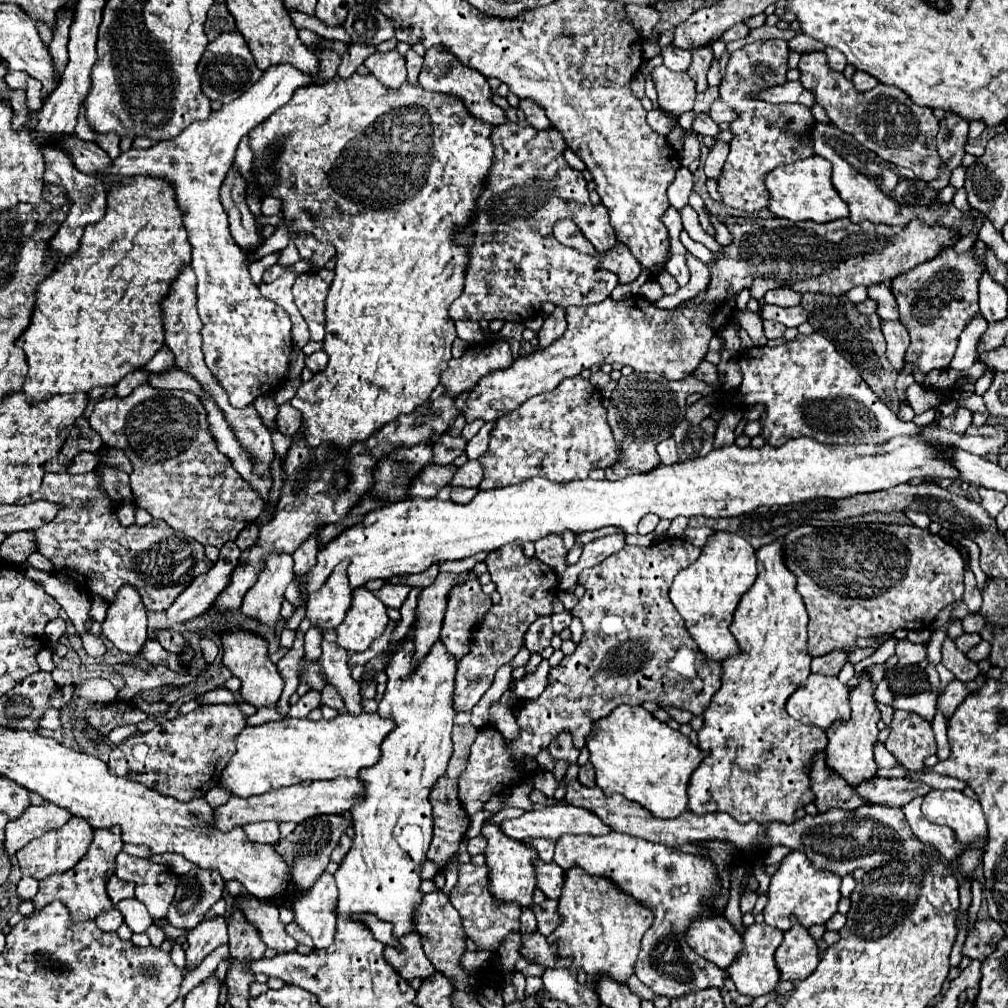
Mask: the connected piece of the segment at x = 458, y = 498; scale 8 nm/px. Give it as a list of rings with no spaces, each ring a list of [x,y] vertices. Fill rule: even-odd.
[[[452,486],[450,488],[450,500],[458,502],[458,504],[466,504],[474,498],[474,494],[478,492],[478,488],[464,488],[464,486]]]

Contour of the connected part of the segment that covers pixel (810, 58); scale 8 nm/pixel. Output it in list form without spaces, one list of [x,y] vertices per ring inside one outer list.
[[[824,52],[802,54],[798,68],[802,72],[802,86],[816,94],[816,102],[824,106],[830,122],[840,130],[846,130],[848,134],[856,134],[862,146],[874,150],[874,154],[878,154],[886,162],[910,168],[922,180],[934,180],[946,168],[934,140],[938,132],[938,118],[930,108],[914,104],[900,88],[886,84],[878,84],[868,92],[856,92],[852,82],[846,80],[844,74],[834,72],[826,66]]]

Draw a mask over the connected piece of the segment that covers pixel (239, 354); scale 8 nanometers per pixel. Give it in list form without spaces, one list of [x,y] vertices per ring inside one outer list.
[[[322,50],[322,52],[316,52],[316,56],[320,58],[320,66],[322,66],[318,78],[310,78],[310,76],[302,74],[300,70],[296,70],[290,64],[270,66],[262,74],[262,78],[254,86],[250,86],[250,90],[246,90],[234,102],[224,104],[220,110],[212,112],[210,118],[190,124],[186,130],[182,130],[182,134],[178,134],[178,138],[162,140],[162,142],[158,142],[158,144],[154,144],[146,150],[132,148],[128,152],[122,152],[112,162],[112,166],[108,170],[108,174],[152,176],[152,178],[162,178],[162,180],[172,184],[172,188],[176,192],[178,208],[182,210],[182,218],[184,218],[182,222],[184,222],[184,228],[188,232],[188,240],[190,240],[190,246],[192,246],[192,270],[196,272],[196,278],[198,278],[198,314],[204,322],[204,328],[202,328],[204,362],[212,370],[212,374],[218,378],[218,382],[226,388],[226,392],[230,396],[230,404],[234,408],[244,408],[246,404],[254,402],[254,398],[258,398],[262,394],[268,394],[268,392],[274,392],[278,386],[282,386],[282,382],[286,380],[286,374],[288,374],[288,362],[290,362],[290,352],[292,352],[292,336],[290,336],[290,318],[288,318],[288,314],[278,304],[264,298],[260,294],[258,286],[252,284],[250,274],[248,274],[246,254],[234,242],[234,238],[230,238],[228,216],[222,210],[218,192],[220,192],[220,186],[222,186],[228,170],[232,168],[234,154],[236,154],[236,148],[238,148],[242,136],[246,136],[254,126],[264,122],[266,116],[270,116],[280,106],[284,106],[292,98],[296,88],[308,86],[308,84],[320,84],[320,82],[326,82],[326,80],[336,76],[336,68],[340,64],[338,54]]]

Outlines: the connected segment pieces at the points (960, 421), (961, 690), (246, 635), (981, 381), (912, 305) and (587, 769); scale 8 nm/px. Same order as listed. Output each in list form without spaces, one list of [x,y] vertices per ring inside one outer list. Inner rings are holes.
[[[958,408],[954,414],[942,418],[938,422],[942,428],[950,430],[950,432],[956,432],[956,434],[964,434],[966,428],[972,424],[972,412],[966,410],[966,408]]]
[[[954,680],[954,682],[950,682],[948,688],[942,692],[942,696],[940,696],[936,708],[938,708],[946,718],[950,718],[950,716],[954,714],[954,710],[962,704],[962,700],[964,700],[968,694],[970,694],[970,692],[966,690],[964,682]]]
[[[232,630],[222,634],[222,648],[224,648],[224,666],[242,682],[240,694],[244,702],[252,704],[254,708],[276,708],[276,702],[284,688],[284,678],[280,676],[276,664],[270,662],[266,650],[266,640],[244,630]]]
[[[990,370],[990,372],[986,372],[986,374],[980,376],[980,378],[976,380],[976,384],[974,384],[974,392],[976,392],[978,396],[982,396],[984,392],[990,388],[992,378],[994,378],[994,370]]]
[[[952,248],[940,256],[900,274],[892,280],[892,294],[900,308],[900,322],[910,334],[910,348],[906,350],[906,362],[912,362],[916,374],[922,378],[934,368],[948,368],[954,358],[958,336],[970,318],[978,312],[978,278],[982,266],[974,260],[972,250],[956,254]]]
[[[586,762],[586,764],[580,768],[578,780],[580,780],[580,784],[584,784],[584,786],[596,786],[596,782],[594,782],[594,770],[592,770],[592,764],[590,764],[590,762]]]

